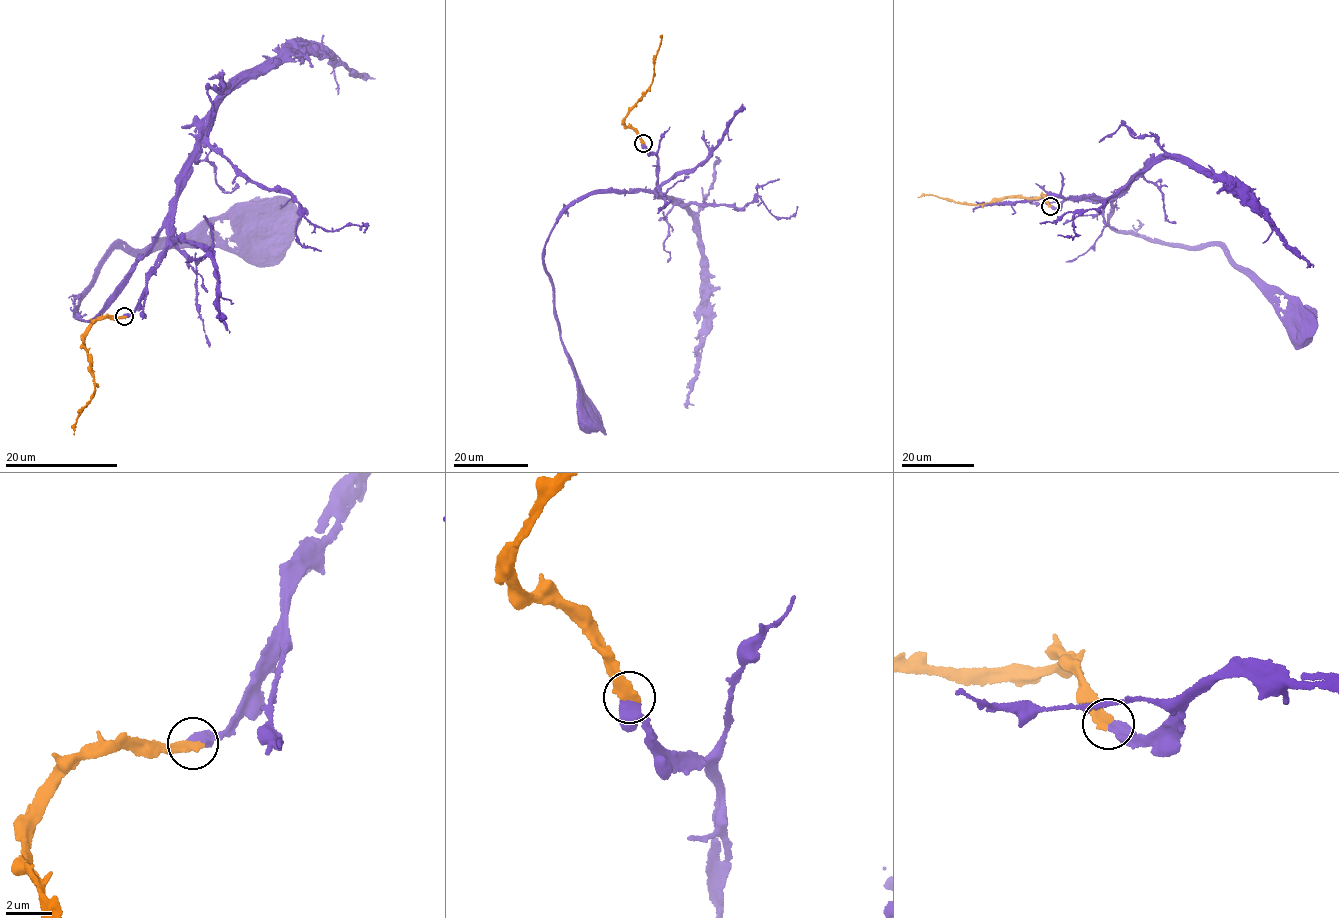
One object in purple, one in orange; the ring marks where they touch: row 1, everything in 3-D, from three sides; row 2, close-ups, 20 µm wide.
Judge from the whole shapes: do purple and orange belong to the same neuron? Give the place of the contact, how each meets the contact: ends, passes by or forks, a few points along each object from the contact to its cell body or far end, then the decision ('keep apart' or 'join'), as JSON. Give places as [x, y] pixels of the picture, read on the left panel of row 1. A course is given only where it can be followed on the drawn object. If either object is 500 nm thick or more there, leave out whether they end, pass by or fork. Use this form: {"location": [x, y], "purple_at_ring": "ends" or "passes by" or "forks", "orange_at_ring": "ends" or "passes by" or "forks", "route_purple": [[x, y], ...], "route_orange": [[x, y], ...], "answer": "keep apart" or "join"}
{"location": [124, 316], "route_purple": [[124, 315], [170, 245], [165, 227], [116, 298], [78, 320], [117, 245], [260, 228]], "route_orange": [[123, 316], [101, 317], [90, 326], [82, 342], [95, 389], [78, 413], [73, 435]], "answer": "join"}

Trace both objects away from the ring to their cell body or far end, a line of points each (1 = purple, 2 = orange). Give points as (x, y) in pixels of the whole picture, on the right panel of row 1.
1: (1051, 205), (1115, 195), (1113, 229), (1198, 249), (1223, 247), (1302, 323)
2: (1050, 205), (1044, 196), (1037, 199), (1018, 196), (995, 198), (975, 204), (933, 195), (917, 197)

